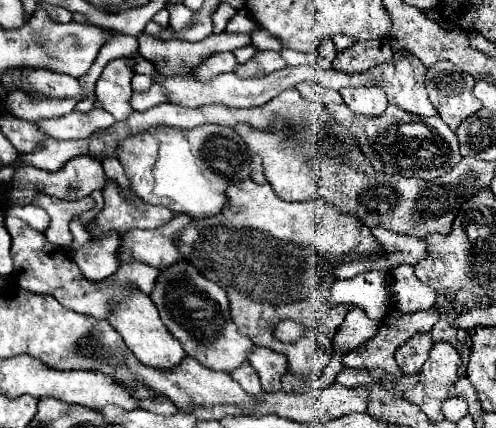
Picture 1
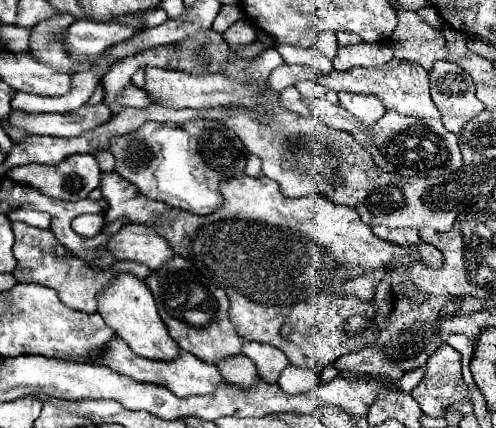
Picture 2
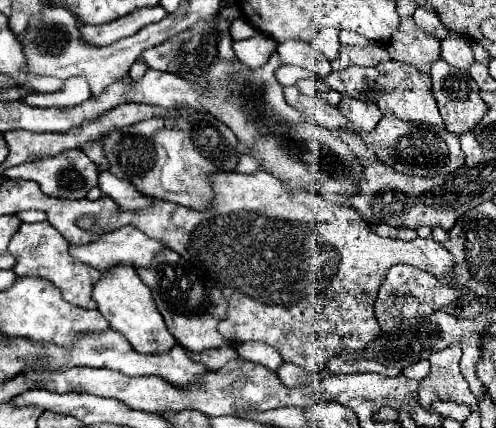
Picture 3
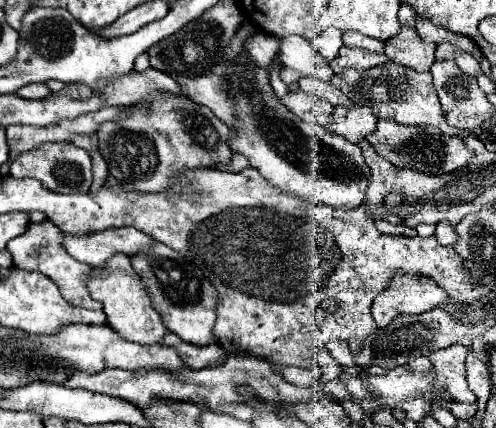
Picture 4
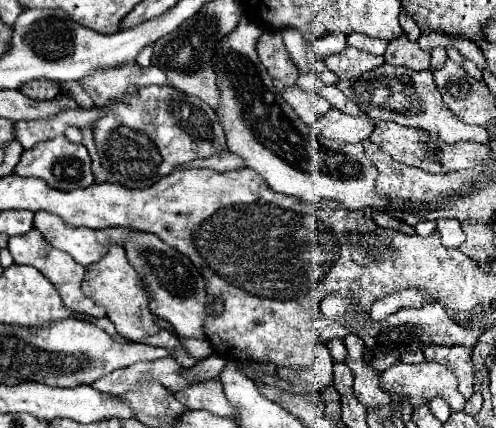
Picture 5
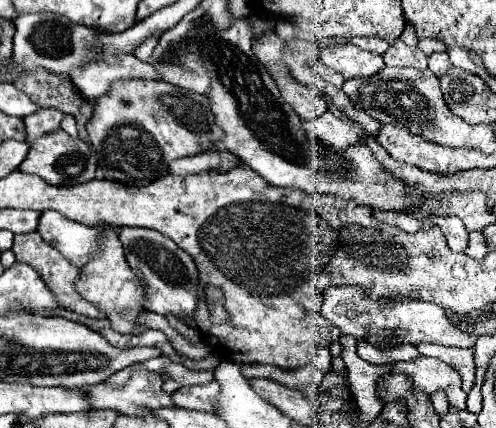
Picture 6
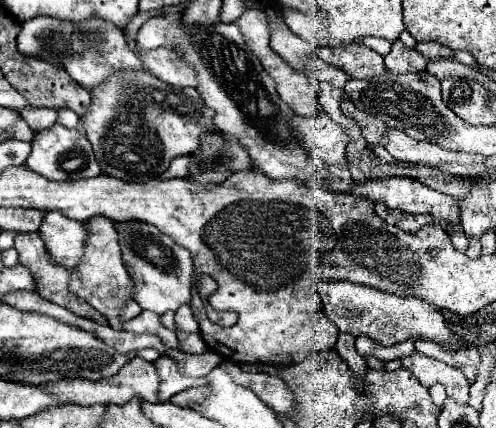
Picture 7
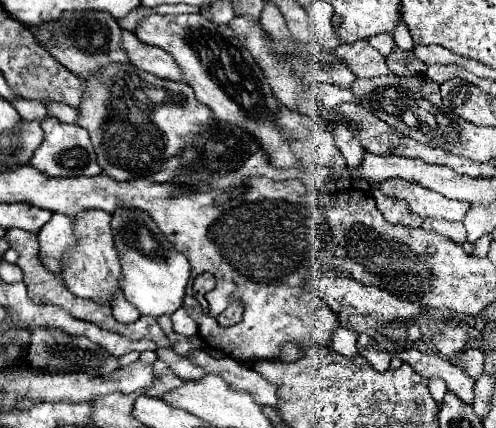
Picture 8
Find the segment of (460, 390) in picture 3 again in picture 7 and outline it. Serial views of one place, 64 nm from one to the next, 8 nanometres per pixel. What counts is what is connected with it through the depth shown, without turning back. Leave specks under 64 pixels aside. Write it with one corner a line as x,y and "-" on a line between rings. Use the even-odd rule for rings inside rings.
416,340
416,352
424,354
424,356
432,356
436,360
442,360
454,368
460,368
468,382
472,384
474,382
474,376
476,376
476,370
478,370
478,364
480,364
480,356
478,356
478,348
470,346
470,348
460,348
460,350
450,350
450,348
444,348
444,346
438,346
438,344
432,344
428,340

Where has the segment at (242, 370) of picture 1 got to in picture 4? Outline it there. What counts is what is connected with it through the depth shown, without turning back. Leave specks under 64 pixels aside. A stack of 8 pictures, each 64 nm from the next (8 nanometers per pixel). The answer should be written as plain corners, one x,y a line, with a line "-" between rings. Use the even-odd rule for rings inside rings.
168,332
168,334
164,336
164,340
166,340
164,344
176,346
178,352
180,352
180,358
186,360
186,362
190,364
190,368
194,368
194,370
206,368
206,366
210,366
212,362
216,362
218,358
226,358
226,350
224,350
222,346
218,346
218,344
206,346
206,348
190,348
190,344
182,342
182,340
180,340
176,334
172,334
172,332

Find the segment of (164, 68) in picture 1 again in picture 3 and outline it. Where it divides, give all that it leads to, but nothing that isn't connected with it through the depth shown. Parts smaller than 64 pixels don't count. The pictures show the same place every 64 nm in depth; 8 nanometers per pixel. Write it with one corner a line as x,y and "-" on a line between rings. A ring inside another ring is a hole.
236,18
232,24
230,24
230,34
232,34
232,40
246,40
246,38
252,38
256,36
256,28
252,28
252,24
248,24
246,18

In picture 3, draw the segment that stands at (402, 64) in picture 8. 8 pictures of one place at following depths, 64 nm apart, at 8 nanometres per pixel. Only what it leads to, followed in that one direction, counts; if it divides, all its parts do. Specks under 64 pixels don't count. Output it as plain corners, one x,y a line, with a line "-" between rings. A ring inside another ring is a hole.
402,18
388,44
390,58
412,64
420,72
430,72
432,62
440,60
440,40
416,26
414,18

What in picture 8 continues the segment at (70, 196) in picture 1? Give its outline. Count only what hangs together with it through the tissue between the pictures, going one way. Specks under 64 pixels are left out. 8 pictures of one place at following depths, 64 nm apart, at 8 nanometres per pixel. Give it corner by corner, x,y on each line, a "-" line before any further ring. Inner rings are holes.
48,118
42,124
44,140
36,148
36,154
30,160
30,166
44,172
46,176
54,178
72,178
72,176
96,176
102,172
102,168
96,162
96,154
92,148
92,142
88,138
88,132
80,126
68,126
58,122
56,118

